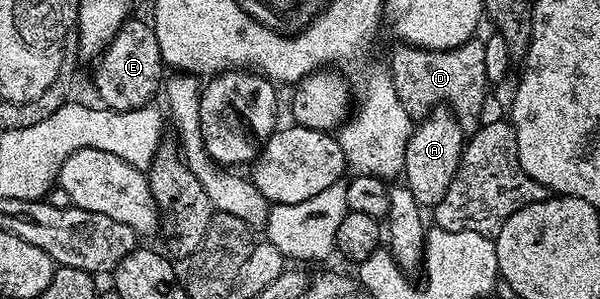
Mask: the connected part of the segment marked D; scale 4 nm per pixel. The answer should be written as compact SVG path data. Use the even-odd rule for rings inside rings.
M473 37L450 51L430 51L408 44L399 44L393 51L388 68L391 81L402 101L402 109L414 121L419 121L429 111L443 105L455 115L465 133L476 130L484 111L484 98L490 84L486 77L486 51L481 38Z

